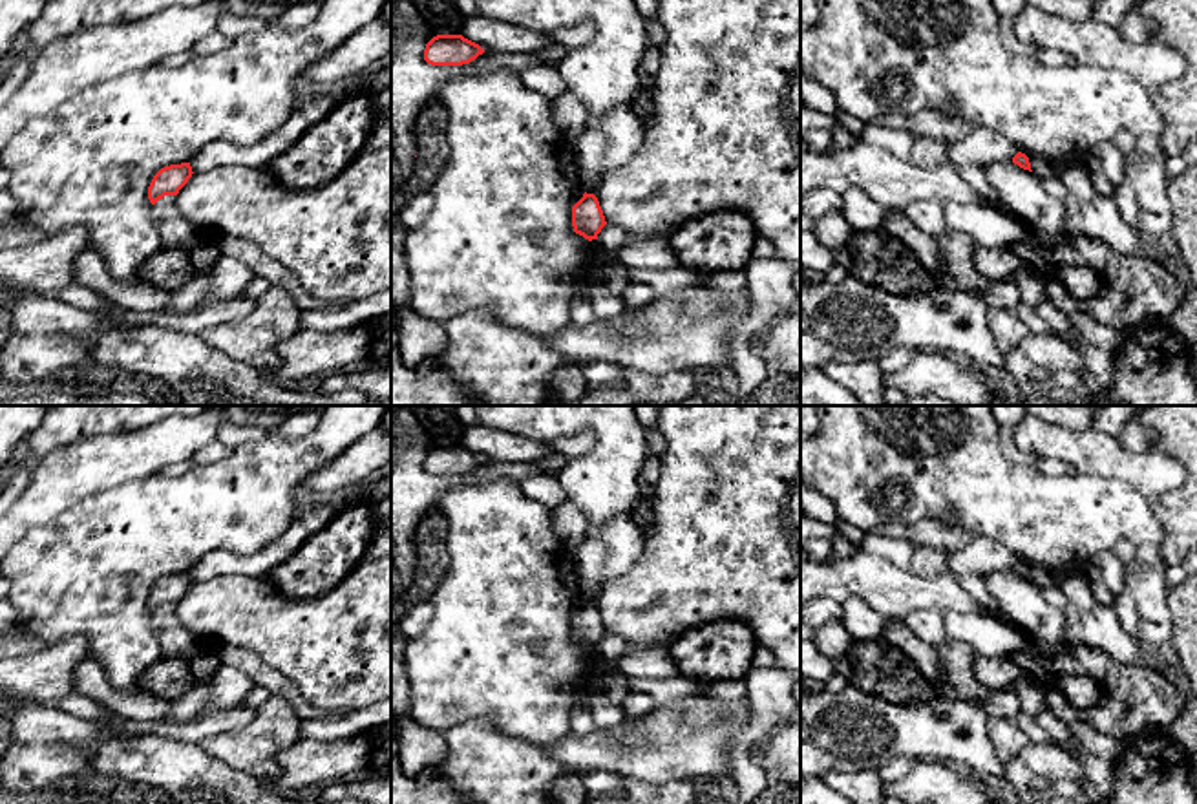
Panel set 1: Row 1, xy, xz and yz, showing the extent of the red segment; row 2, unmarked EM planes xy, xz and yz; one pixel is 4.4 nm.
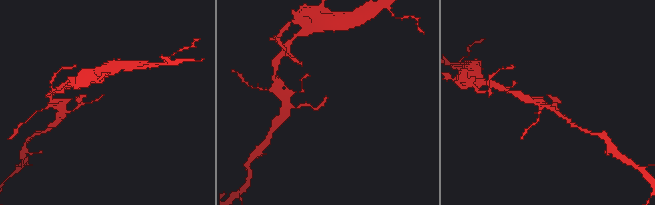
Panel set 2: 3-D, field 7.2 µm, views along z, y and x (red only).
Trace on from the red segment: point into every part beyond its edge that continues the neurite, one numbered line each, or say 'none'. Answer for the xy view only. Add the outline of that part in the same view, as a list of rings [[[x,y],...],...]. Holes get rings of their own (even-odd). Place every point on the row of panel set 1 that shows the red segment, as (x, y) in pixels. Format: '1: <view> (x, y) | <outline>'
none

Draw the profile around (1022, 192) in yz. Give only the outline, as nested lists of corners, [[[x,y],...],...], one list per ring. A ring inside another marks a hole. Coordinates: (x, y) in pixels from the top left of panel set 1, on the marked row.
[[[1003,159],[981,166],[989,185],[1001,197],[1007,212],[1031,228],[1049,236],[1060,236],[1065,221],[1065,208],[1042,185],[1042,175],[1023,170]]]

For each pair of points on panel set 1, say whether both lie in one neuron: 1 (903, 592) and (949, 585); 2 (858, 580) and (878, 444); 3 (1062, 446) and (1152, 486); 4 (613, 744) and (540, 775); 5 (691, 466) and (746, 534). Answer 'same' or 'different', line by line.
1: same
2: different
3: same
4: different
5: same

